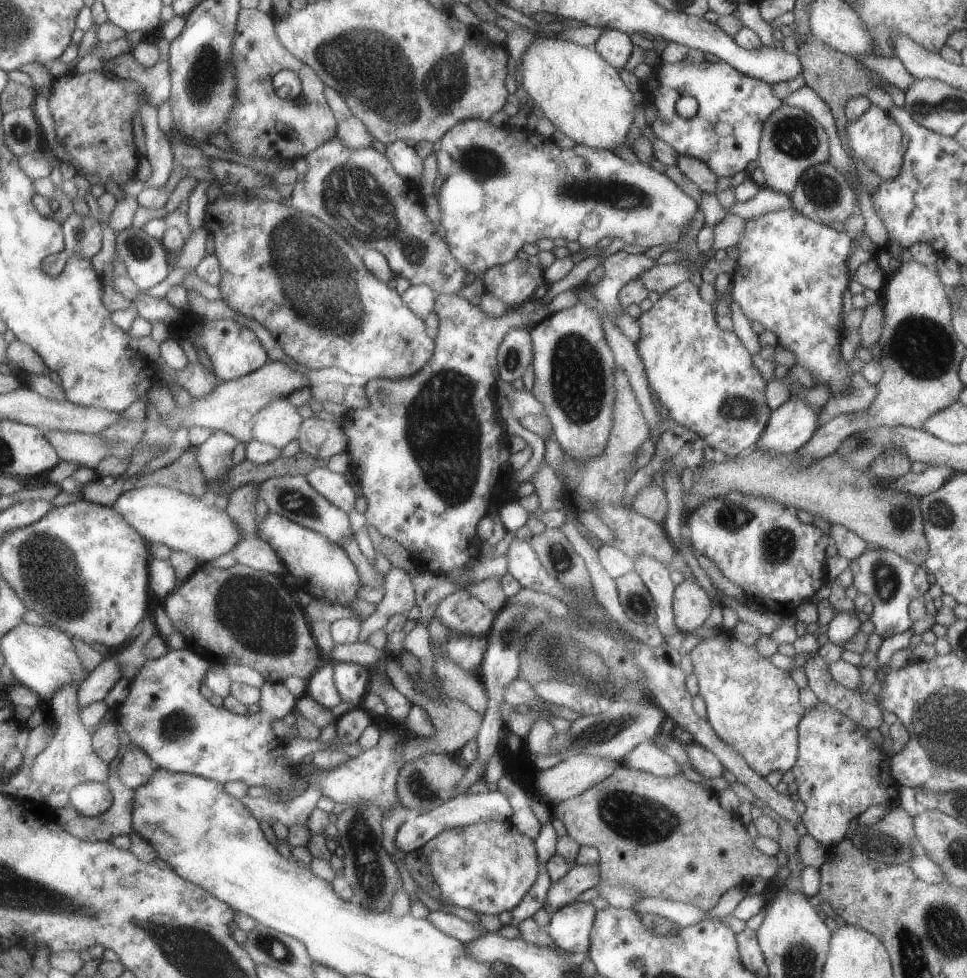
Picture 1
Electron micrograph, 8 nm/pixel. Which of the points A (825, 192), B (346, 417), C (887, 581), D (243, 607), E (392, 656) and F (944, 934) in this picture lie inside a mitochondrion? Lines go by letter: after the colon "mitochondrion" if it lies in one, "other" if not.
A: mitochondrion
B: other
C: mitochondrion
D: mitochondrion
E: other
F: mitochondrion

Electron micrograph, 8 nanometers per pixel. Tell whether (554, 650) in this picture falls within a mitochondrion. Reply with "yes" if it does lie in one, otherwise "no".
yes

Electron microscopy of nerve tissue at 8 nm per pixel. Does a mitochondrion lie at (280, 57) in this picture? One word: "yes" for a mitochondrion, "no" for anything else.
no

